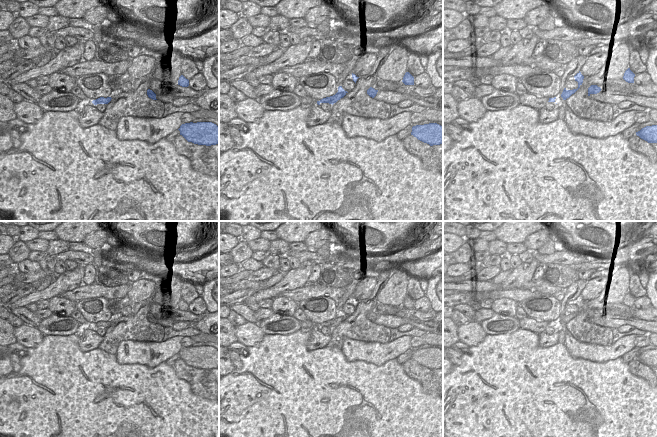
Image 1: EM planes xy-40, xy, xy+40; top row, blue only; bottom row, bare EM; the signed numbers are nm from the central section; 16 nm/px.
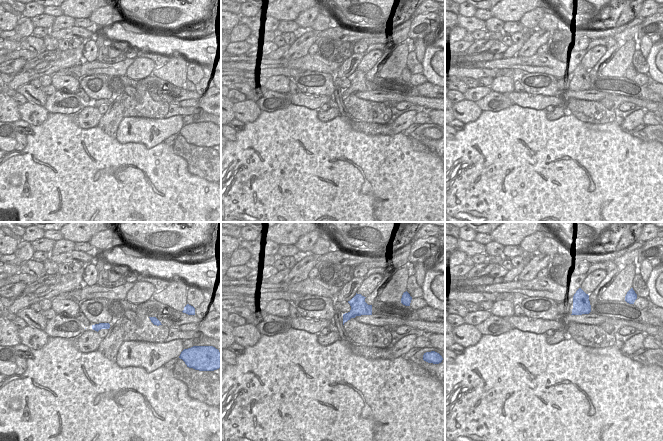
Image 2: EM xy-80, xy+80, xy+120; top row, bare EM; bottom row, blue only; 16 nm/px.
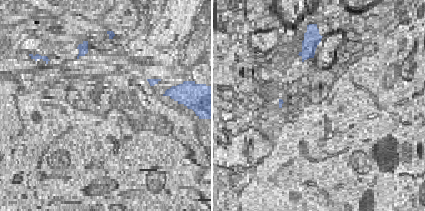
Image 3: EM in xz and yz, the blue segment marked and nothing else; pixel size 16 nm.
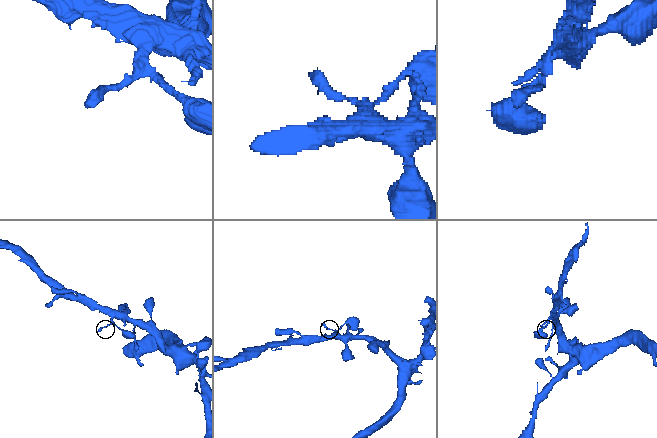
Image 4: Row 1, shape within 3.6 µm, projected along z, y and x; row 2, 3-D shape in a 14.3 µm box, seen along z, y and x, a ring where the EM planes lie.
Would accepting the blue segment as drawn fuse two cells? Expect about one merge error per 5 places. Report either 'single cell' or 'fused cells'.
single cell

